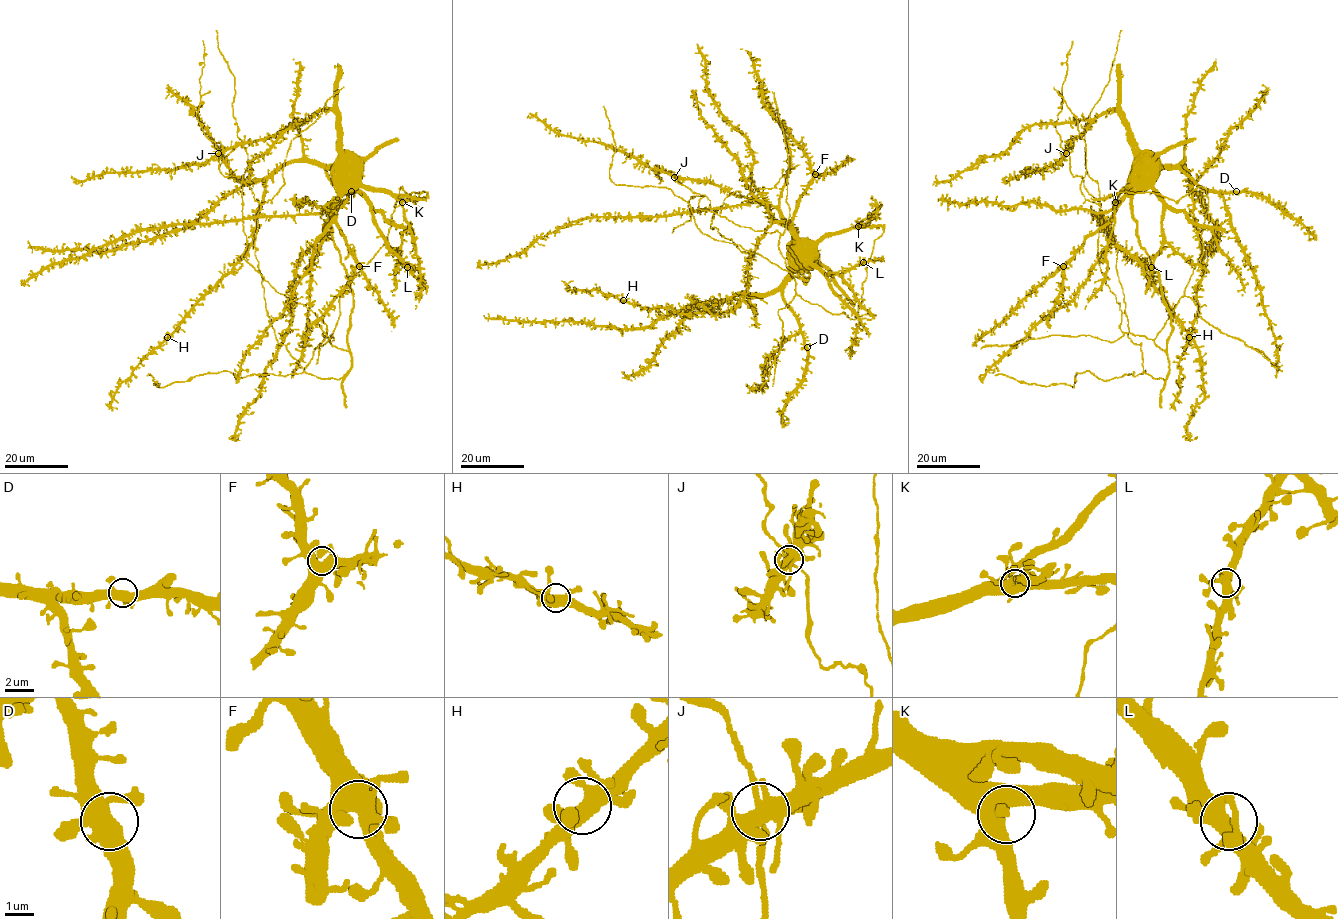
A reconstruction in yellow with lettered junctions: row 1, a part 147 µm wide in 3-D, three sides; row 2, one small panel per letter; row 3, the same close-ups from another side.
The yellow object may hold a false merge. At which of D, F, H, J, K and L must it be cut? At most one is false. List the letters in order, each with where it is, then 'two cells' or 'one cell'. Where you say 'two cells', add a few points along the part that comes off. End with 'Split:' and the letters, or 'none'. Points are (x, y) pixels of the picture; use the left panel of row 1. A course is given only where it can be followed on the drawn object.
D: at (351, 191); one cell
F: at (359, 266); one cell
H: at (167, 337); one cell
J: at (218, 153); one cell
K: at (402, 202); one cell
L: at (407, 267); one cell
Split: none

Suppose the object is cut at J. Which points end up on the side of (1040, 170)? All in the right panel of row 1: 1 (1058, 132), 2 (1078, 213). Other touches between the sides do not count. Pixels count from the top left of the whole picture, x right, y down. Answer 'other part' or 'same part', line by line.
1: other part
2: same part

